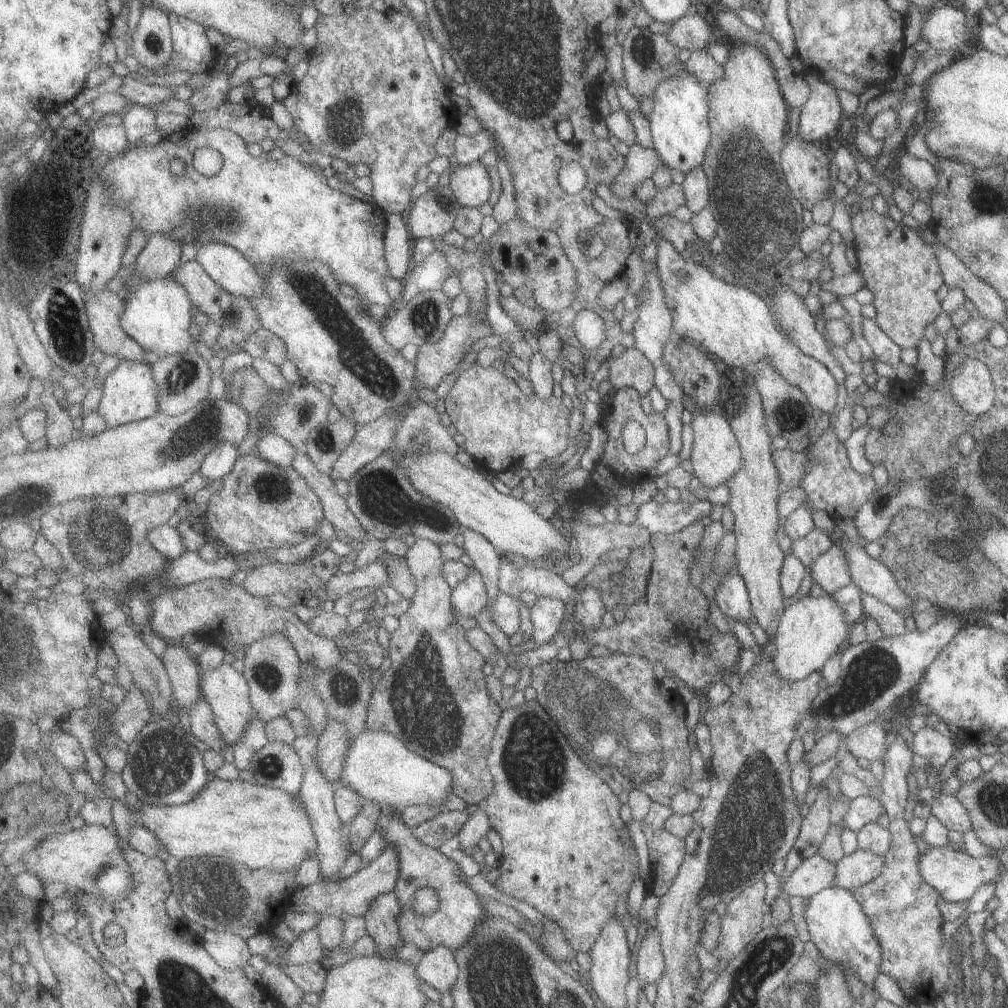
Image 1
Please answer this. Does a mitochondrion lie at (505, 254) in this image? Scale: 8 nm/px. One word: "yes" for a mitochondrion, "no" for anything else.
no

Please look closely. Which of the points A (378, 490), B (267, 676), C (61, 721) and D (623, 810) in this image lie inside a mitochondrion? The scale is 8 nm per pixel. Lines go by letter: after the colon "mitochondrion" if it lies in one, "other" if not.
A: mitochondrion
B: mitochondrion
C: other
D: other

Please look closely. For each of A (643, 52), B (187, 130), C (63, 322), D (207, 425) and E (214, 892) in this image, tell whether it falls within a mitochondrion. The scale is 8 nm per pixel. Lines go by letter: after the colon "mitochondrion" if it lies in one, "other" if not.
A: mitochondrion
B: other
C: mitochondrion
D: mitochondrion
E: mitochondrion

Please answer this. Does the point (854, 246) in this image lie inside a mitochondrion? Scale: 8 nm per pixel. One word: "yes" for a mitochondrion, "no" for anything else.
no

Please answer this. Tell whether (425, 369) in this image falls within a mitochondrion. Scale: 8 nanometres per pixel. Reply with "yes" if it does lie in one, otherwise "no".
no

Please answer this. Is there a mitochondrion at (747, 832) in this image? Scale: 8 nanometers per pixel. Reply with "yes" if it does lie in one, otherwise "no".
yes

